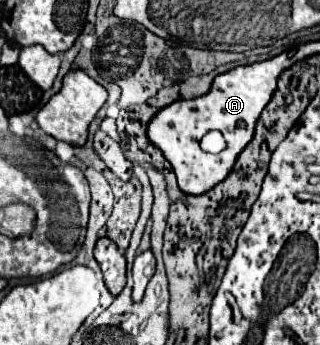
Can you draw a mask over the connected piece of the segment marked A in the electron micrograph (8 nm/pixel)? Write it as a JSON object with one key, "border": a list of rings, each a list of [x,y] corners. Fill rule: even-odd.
{"border":[[[282,53],[282,55],[262,61],[262,63],[236,67],[228,73],[218,75],[214,79],[214,85],[208,95],[188,99],[188,101],[186,99],[174,101],[172,105],[164,107],[154,117],[154,121],[150,121],[148,137],[154,145],[158,145],[158,149],[164,153],[164,157],[170,161],[170,165],[178,177],[178,187],[184,193],[202,195],[202,193],[210,191],[214,185],[222,183],[230,175],[238,155],[244,151],[244,147],[254,137],[256,121],[258,121],[260,113],[264,111],[264,107],[268,105],[268,101],[272,99],[272,95],[276,91],[278,77],[282,75],[282,71],[286,67],[292,67],[294,63],[296,63],[296,59]],[[210,129],[218,129],[224,135],[228,147],[222,153],[212,155],[212,153],[204,153],[200,149],[198,143],[204,137],[204,133]]]}

